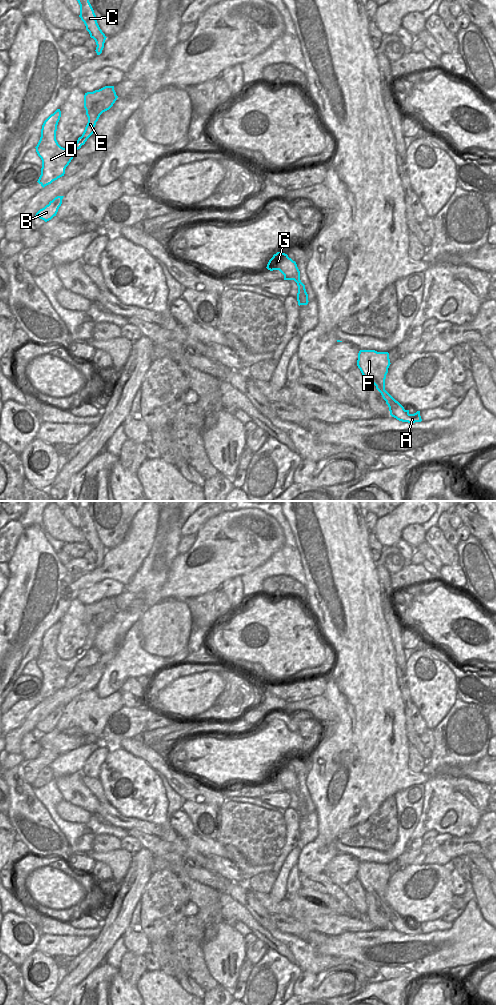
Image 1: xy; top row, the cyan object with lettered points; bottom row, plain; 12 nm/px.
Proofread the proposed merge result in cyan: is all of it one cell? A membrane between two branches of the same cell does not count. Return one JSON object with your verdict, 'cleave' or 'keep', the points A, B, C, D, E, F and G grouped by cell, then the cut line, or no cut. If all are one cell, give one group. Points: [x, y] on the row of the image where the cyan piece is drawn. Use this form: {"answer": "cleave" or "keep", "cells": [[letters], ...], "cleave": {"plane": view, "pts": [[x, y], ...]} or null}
{"answer": "cleave", "cells": [["A", "C", "F", "G"], ["B", "D", "E"]], "cleave": {"plane": "xy", "pts": [[117, 96], [115, 99]]}}

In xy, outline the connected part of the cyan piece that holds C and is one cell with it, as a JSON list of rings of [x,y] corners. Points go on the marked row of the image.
[[[77,0],[80,5],[80,15],[79,17],[84,22],[86,30],[89,32],[90,37],[96,42],[96,53],[100,55],[104,48],[104,43],[106,40],[105,34],[100,29],[94,10],[89,2],[89,0]]]

